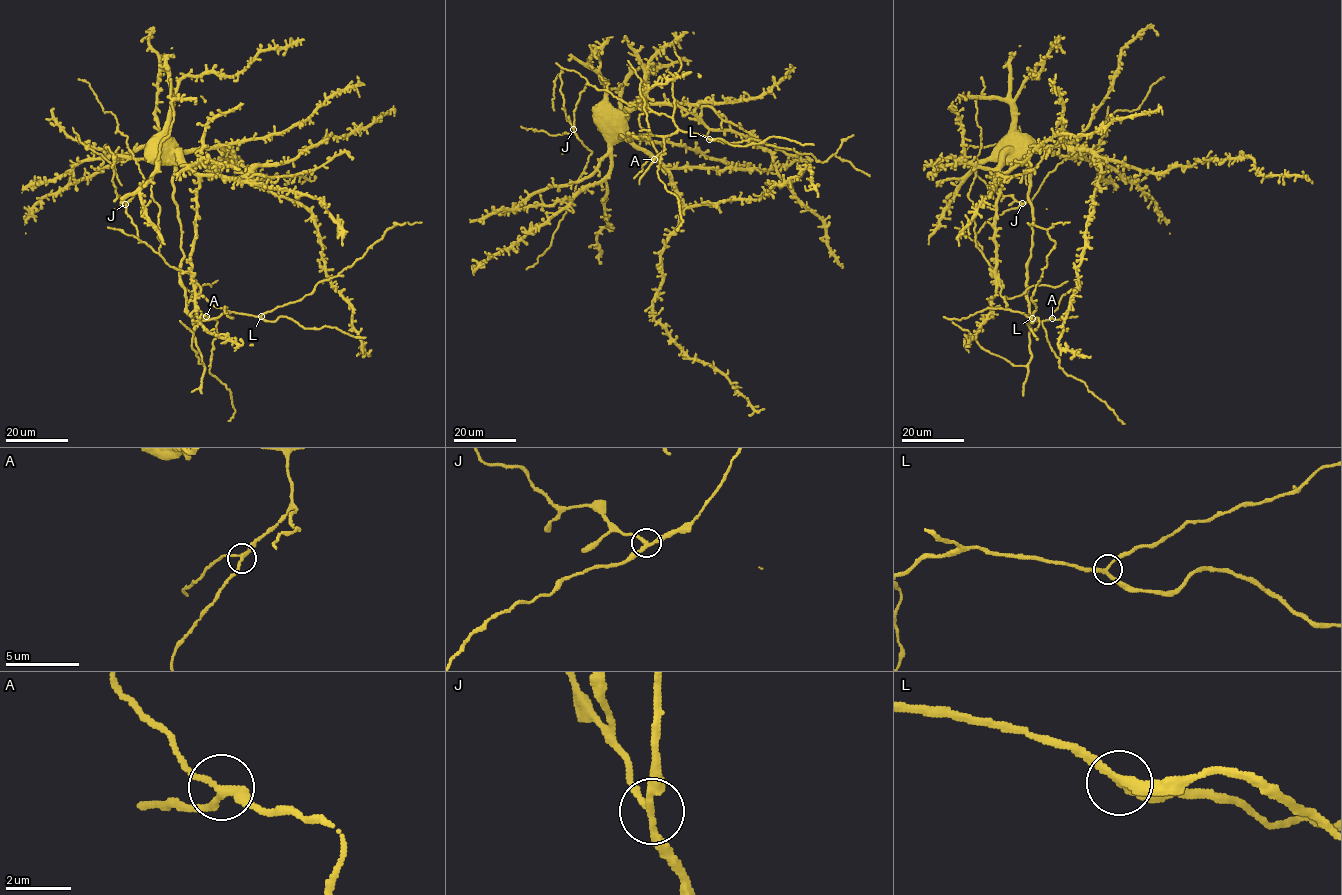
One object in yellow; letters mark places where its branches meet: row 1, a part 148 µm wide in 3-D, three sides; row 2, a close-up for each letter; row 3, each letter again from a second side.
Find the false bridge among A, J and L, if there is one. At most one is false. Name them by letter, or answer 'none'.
J

